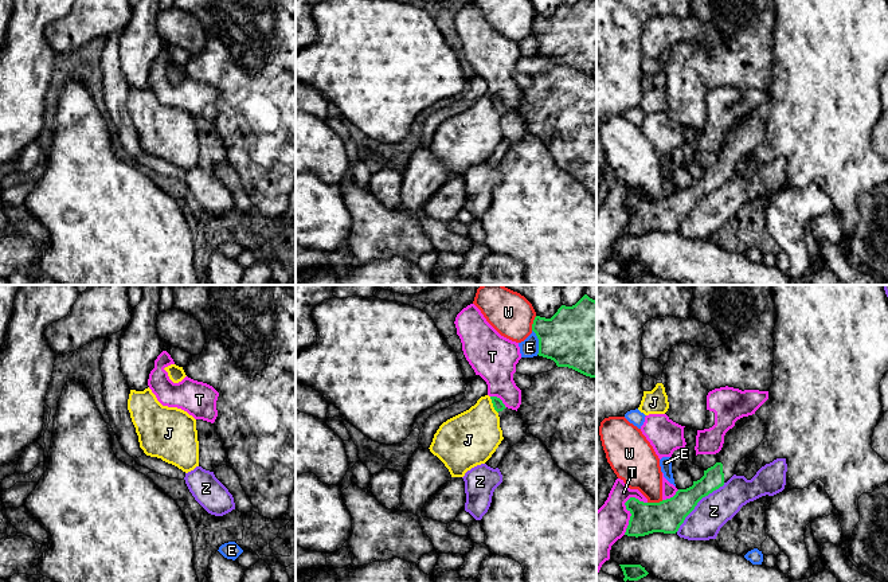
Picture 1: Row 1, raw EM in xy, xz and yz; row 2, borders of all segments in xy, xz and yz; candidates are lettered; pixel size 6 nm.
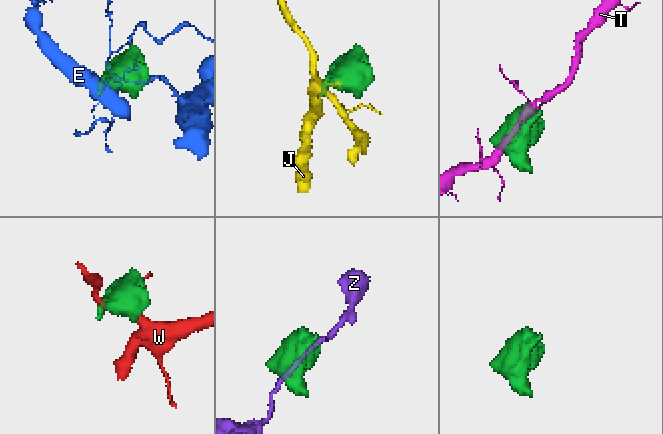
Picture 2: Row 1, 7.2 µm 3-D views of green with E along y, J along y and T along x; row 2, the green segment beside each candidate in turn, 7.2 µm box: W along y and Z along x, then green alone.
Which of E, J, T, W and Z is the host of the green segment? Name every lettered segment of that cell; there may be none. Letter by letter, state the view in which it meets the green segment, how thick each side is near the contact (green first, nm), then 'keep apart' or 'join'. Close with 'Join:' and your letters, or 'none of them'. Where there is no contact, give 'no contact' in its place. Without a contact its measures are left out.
E: contact in xz; calibres 380 and 110 nm; keep apart
J: contact in xz; calibres 60 and 320 nm; keep apart
T: contact in yz; calibres 200 and 240 nm; keep apart
W: contact in yz; calibres 200 and 260 nm; keep apart
Z: contact in yz; calibres 200 and 200 nm; keep apart
Join: none of them

